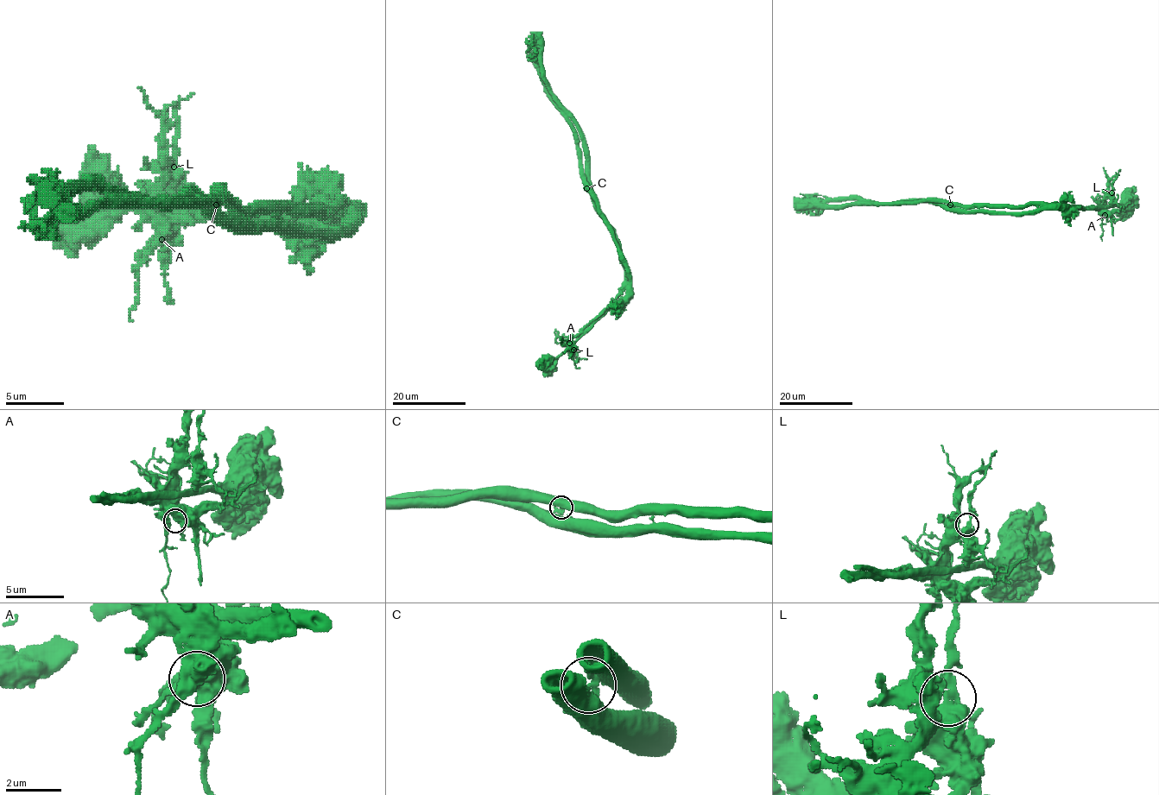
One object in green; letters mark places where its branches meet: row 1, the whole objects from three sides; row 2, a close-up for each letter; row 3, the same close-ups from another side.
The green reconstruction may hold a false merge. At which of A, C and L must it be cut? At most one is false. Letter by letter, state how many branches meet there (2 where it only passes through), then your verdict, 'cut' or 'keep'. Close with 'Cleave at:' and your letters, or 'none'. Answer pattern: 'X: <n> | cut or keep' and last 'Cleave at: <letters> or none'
A: 2 | keep
C: 3 | cut
L: 3 | keep
Cleave at: C

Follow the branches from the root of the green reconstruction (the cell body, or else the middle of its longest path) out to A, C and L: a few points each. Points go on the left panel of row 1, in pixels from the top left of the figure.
A: (263, 210), (327, 210), (337, 205), (304, 205), (284, 213), (187, 213), (174, 222), (170, 230), (161, 239)
C: (263, 210), (234, 210), (217, 205)
L: (263, 210), (327, 210), (337, 205), (304, 205), (284, 213), (174, 216), (159, 201), (164, 175), (174, 167)

